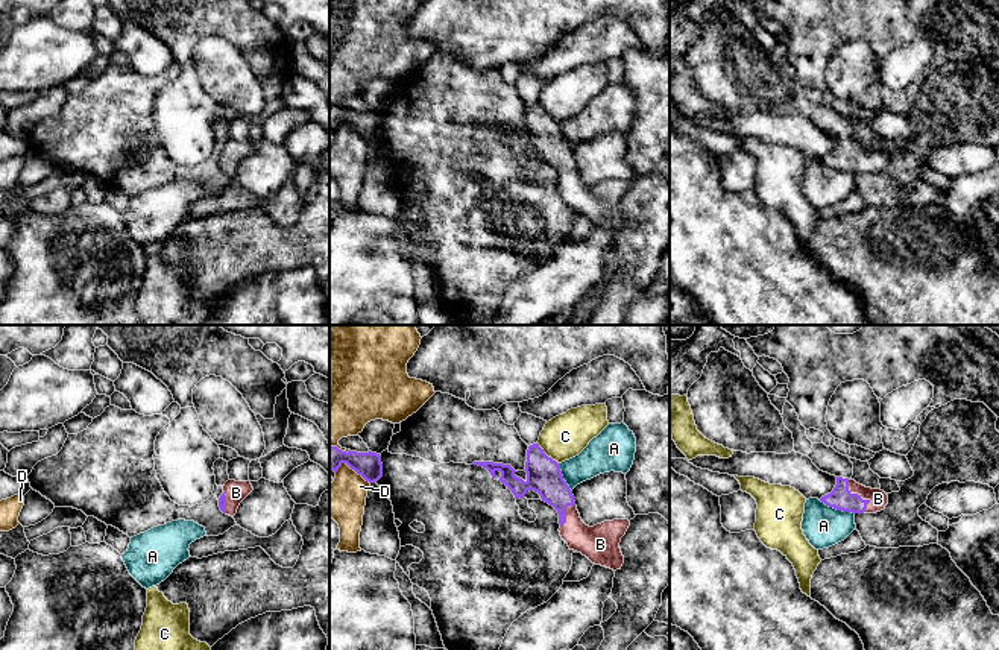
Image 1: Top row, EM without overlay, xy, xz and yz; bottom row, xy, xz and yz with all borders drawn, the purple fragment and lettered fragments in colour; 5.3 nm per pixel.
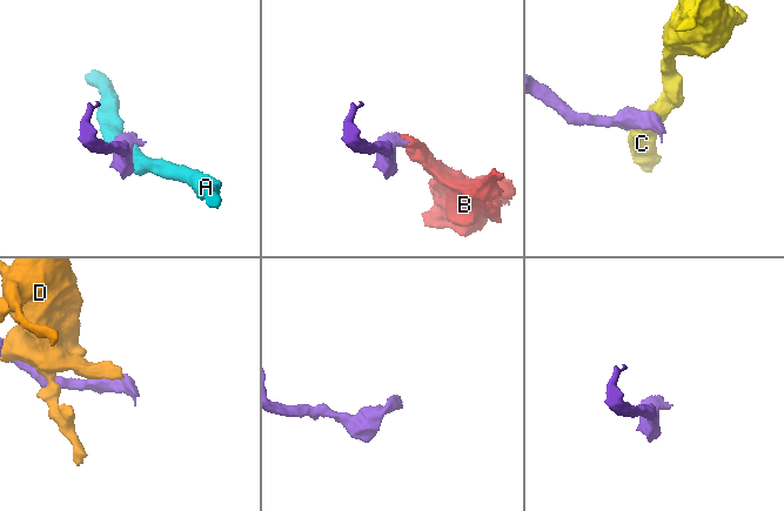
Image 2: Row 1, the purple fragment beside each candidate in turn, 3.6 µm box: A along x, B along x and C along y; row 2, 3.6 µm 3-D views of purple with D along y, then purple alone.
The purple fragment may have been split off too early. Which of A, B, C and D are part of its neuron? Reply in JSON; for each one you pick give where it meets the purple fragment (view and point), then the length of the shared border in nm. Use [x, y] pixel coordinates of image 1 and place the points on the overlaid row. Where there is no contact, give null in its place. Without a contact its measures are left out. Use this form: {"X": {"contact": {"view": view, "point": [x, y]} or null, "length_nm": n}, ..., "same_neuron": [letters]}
{"B": {"contact": {"view": "yz", "point": [860, 495]}, "length_nm": 200}, "same_neuron": ["B"]}

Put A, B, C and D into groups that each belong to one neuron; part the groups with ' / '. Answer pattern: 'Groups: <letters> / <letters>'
Groups: A / B / C / D

